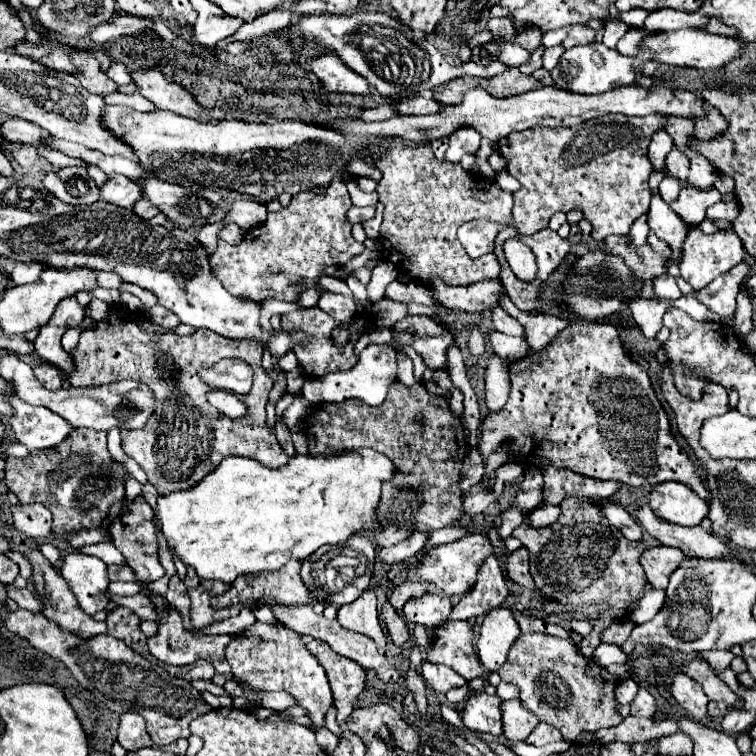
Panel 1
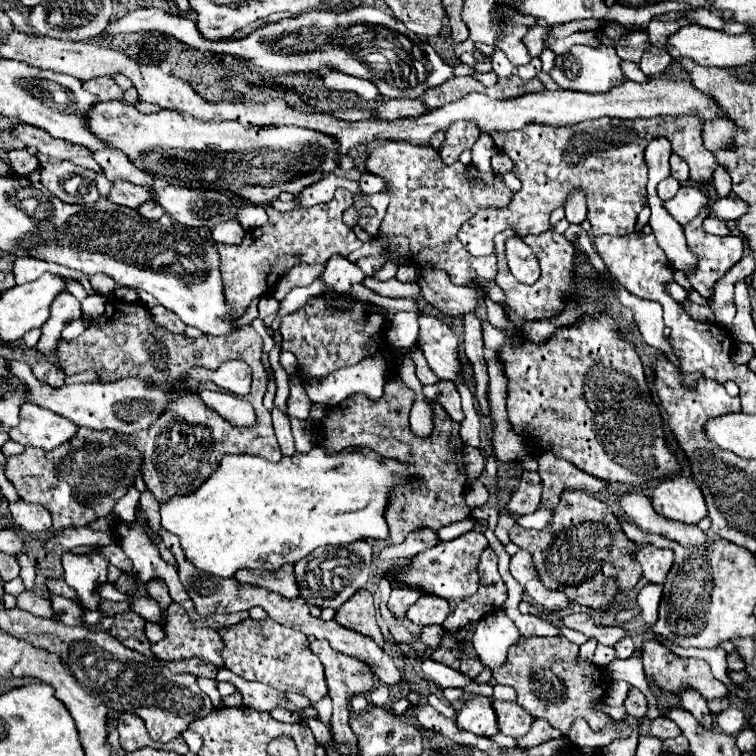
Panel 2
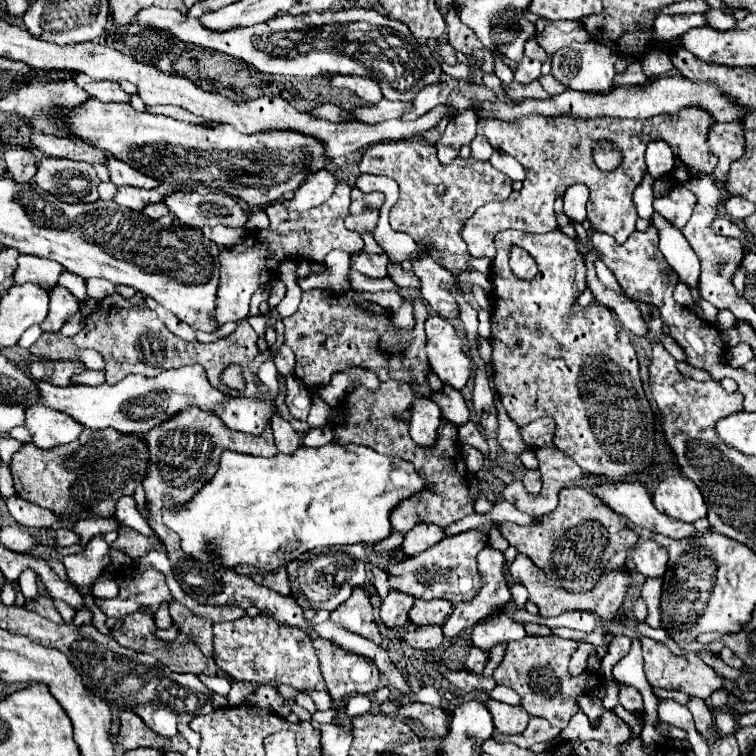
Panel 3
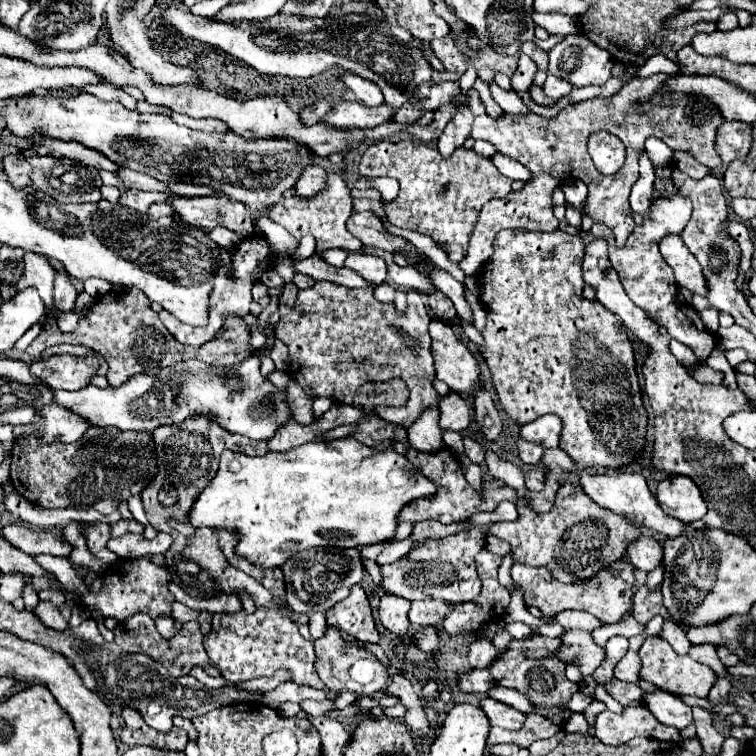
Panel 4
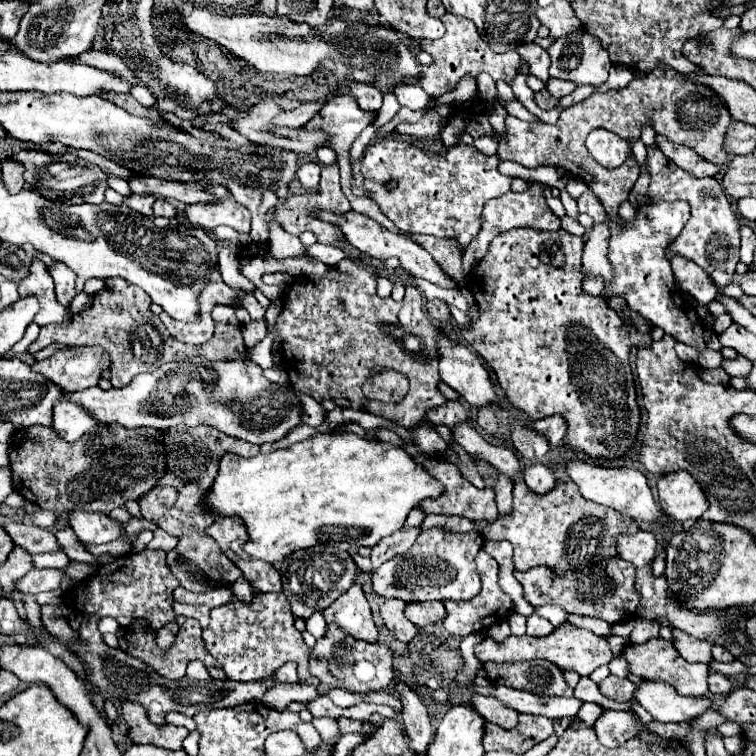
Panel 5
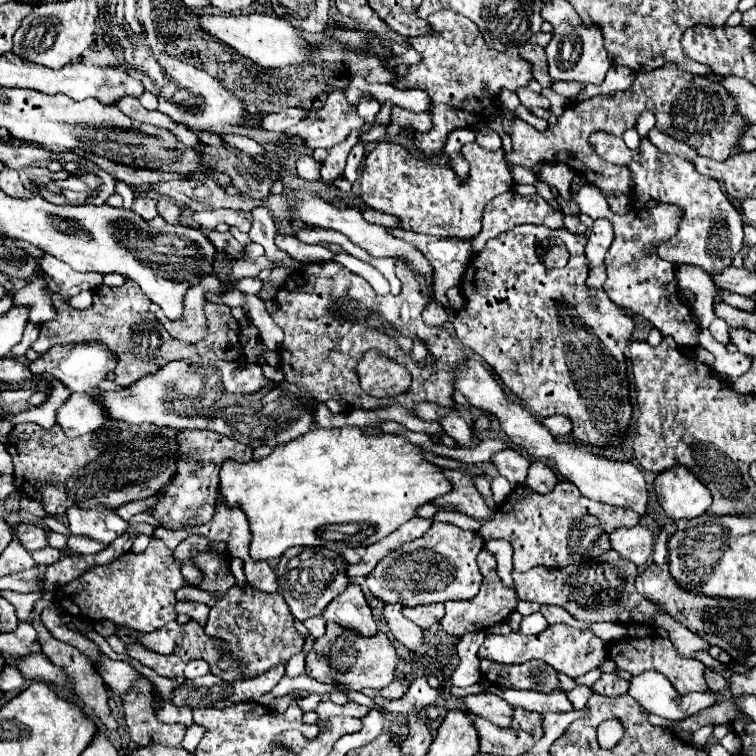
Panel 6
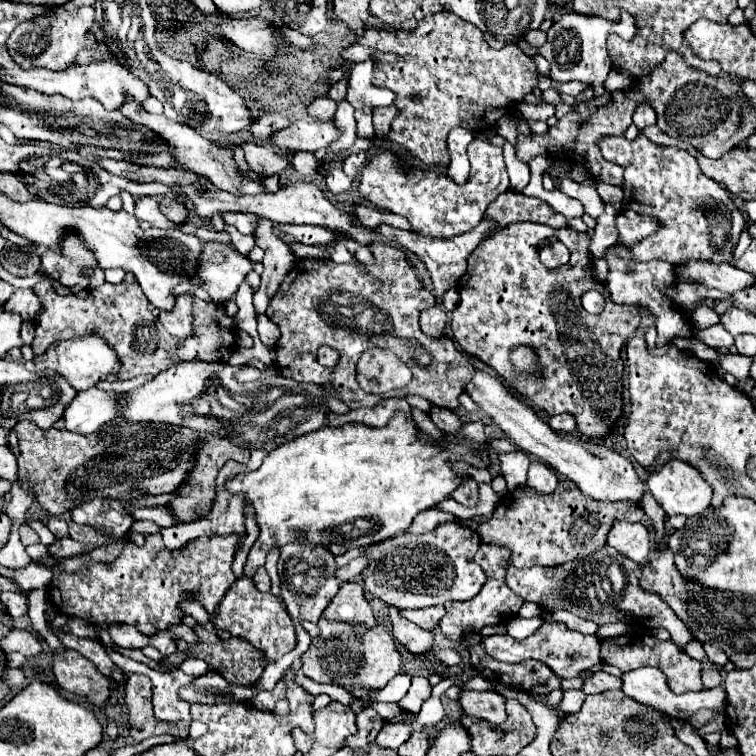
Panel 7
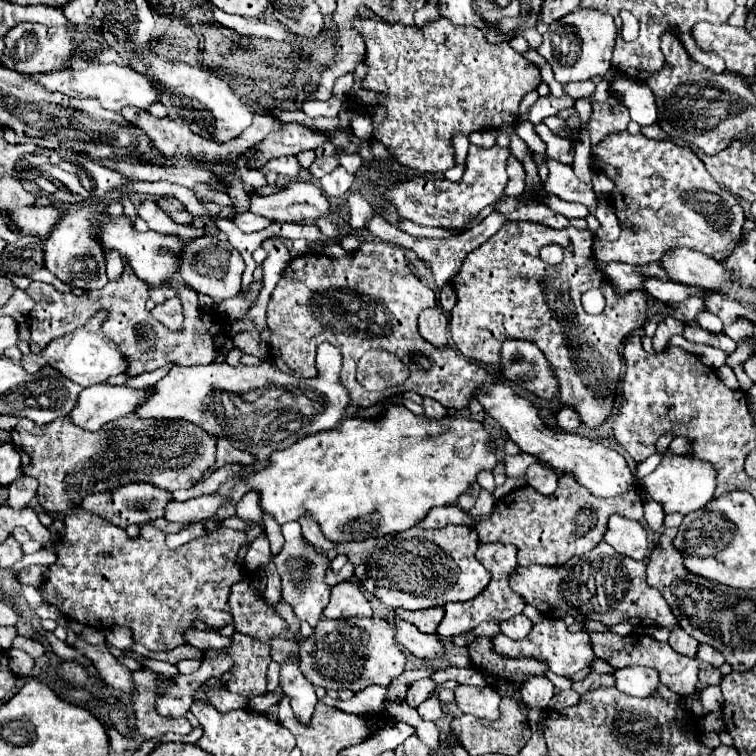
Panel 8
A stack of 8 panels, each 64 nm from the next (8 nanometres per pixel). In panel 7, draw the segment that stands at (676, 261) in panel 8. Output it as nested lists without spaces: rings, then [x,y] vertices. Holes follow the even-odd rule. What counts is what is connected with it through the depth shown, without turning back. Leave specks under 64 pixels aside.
[[[694,260],[682,266],[676,266],[676,272],[682,280],[696,280],[702,282],[708,288],[718,288],[722,292],[734,294],[740,290],[750,288],[754,284],[754,276],[750,272],[742,272],[738,268],[732,268],[732,264],[712,264],[704,260]]]

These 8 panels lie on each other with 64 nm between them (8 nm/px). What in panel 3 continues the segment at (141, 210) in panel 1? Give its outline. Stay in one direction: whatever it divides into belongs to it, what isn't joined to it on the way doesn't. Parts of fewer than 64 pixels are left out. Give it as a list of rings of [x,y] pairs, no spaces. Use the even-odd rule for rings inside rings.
[[[158,202],[158,204],[150,204],[150,206],[146,206],[146,208],[142,210],[142,214],[144,214],[144,216],[150,216],[152,220],[158,220],[160,216],[168,214],[168,208],[166,208],[166,204]]]

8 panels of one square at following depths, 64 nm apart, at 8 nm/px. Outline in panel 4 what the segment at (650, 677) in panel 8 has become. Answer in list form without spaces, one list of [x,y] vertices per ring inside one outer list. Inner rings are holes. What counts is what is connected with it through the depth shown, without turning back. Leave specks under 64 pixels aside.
[[[656,690],[654,694],[646,694],[644,704],[646,704],[646,708],[650,708],[650,712],[662,724],[672,724],[676,728],[686,728],[692,724],[691,707],[686,706],[678,696],[670,694],[670,692]]]

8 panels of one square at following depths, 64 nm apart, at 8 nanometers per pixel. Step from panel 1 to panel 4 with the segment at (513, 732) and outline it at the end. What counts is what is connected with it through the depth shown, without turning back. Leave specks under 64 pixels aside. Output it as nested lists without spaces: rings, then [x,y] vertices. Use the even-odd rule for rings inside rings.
[[[484,698],[480,702],[480,706],[486,712],[490,724],[492,726],[500,726],[504,730],[518,730],[518,728],[522,728],[522,724],[526,720],[526,714],[518,712],[516,708],[512,708],[508,704],[492,700],[492,698]]]

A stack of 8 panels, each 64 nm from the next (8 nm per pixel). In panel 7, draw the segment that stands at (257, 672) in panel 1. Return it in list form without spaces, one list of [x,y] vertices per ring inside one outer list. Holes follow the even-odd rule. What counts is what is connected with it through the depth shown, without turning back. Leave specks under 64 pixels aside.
[[[246,576],[236,580],[236,584],[226,592],[212,616],[212,624],[214,628],[230,632],[230,636],[248,640],[256,650],[264,654],[268,662],[274,662],[276,656],[284,656],[286,652],[296,648],[294,624],[280,596],[274,596],[270,592],[258,592],[258,588],[254,588],[254,582]]]

